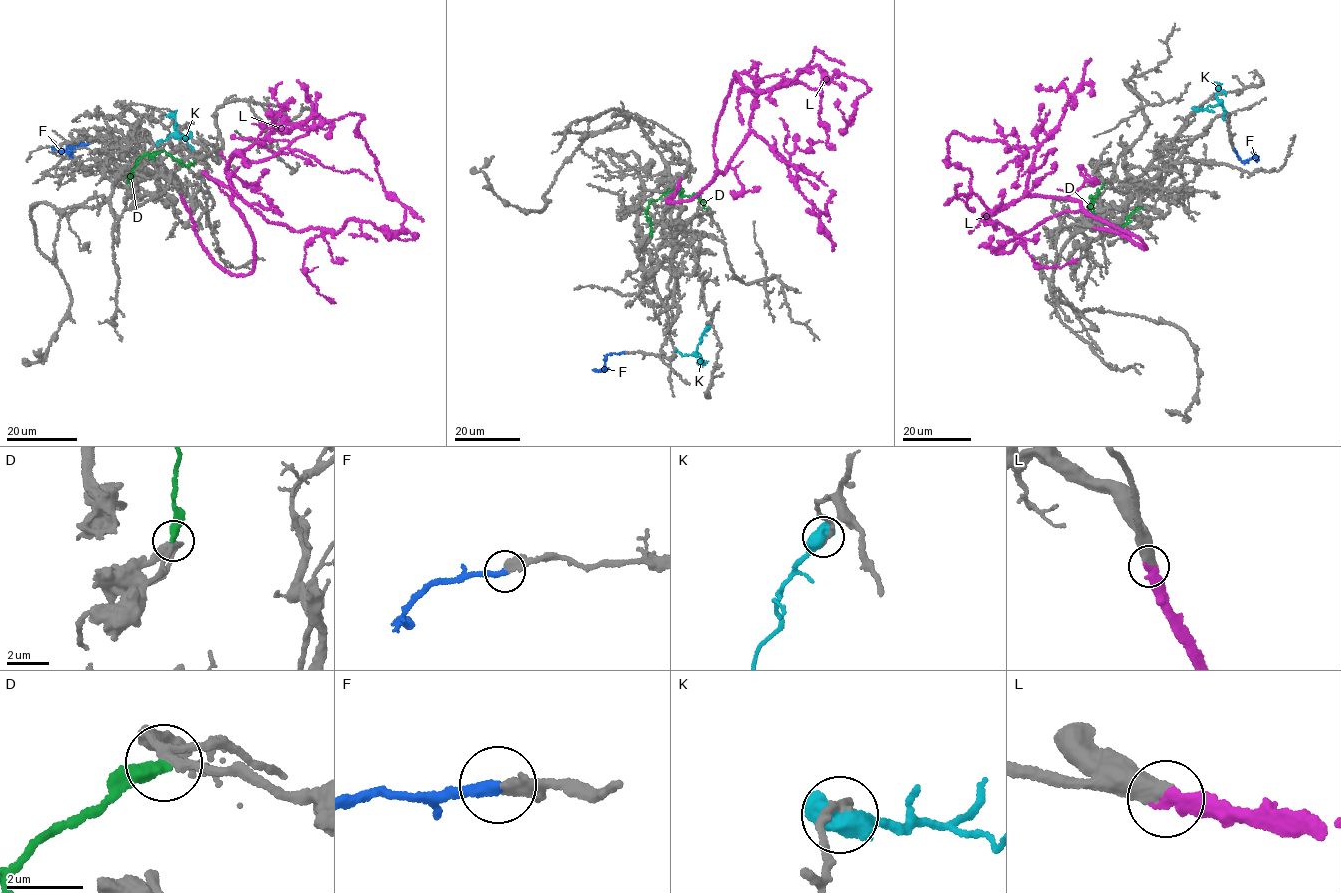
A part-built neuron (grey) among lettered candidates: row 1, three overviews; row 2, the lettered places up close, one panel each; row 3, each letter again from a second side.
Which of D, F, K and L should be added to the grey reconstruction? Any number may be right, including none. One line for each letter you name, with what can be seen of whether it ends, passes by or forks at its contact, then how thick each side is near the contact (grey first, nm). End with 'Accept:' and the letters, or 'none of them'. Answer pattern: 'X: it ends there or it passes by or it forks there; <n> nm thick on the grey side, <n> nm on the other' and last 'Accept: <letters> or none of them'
F: it ends there; 440 nm thick on the grey side, 300 nm on the other
L: it ends there; 500 nm thick on the grey side, 360 nm on the other
Accept: F, L

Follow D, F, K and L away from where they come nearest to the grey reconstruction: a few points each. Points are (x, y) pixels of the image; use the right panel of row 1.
D: (1141, 207), (1128, 215), (1126, 224), (1112, 227), (1089, 208), (1092, 199), (1089, 196), (1098, 194), (1103, 183)
F: (1234, 149), (1243, 161), (1255, 156), (1256, 161)
K: (1195, 109), (1203, 110), (1219, 103), (1216, 96), (1219, 86), (1214, 82)
L: (1094, 227), (1146, 247), (1074, 200), (991, 211), (947, 160), (950, 135), (1026, 154), (1015, 186)

